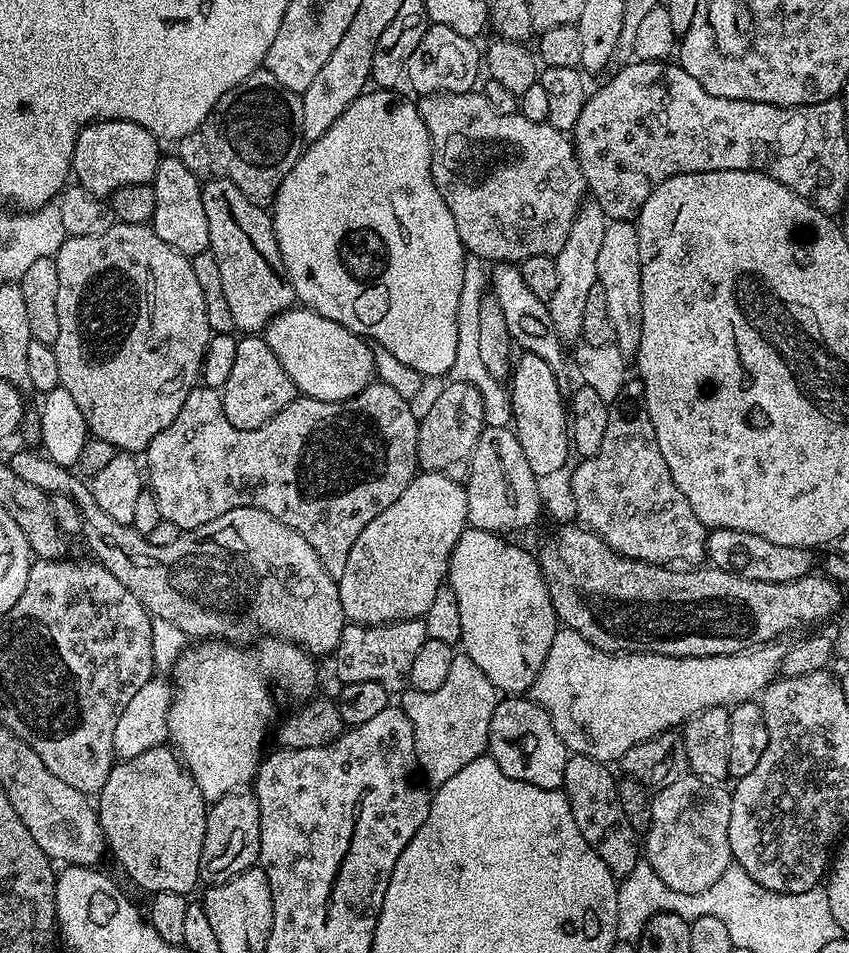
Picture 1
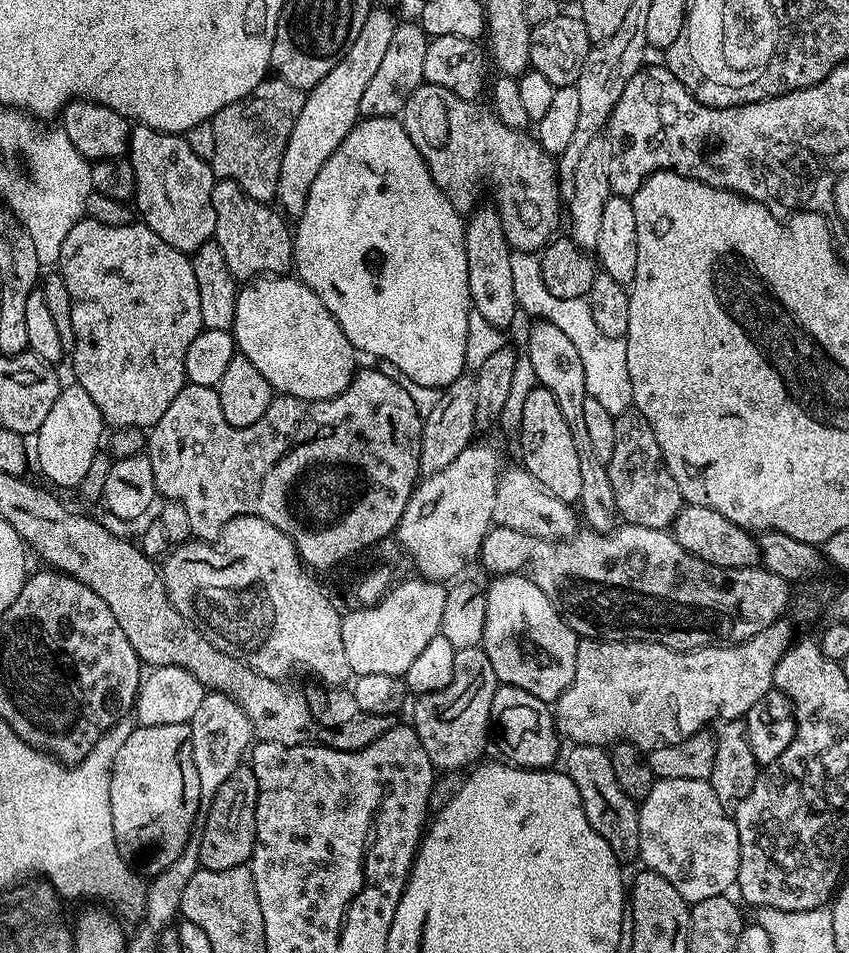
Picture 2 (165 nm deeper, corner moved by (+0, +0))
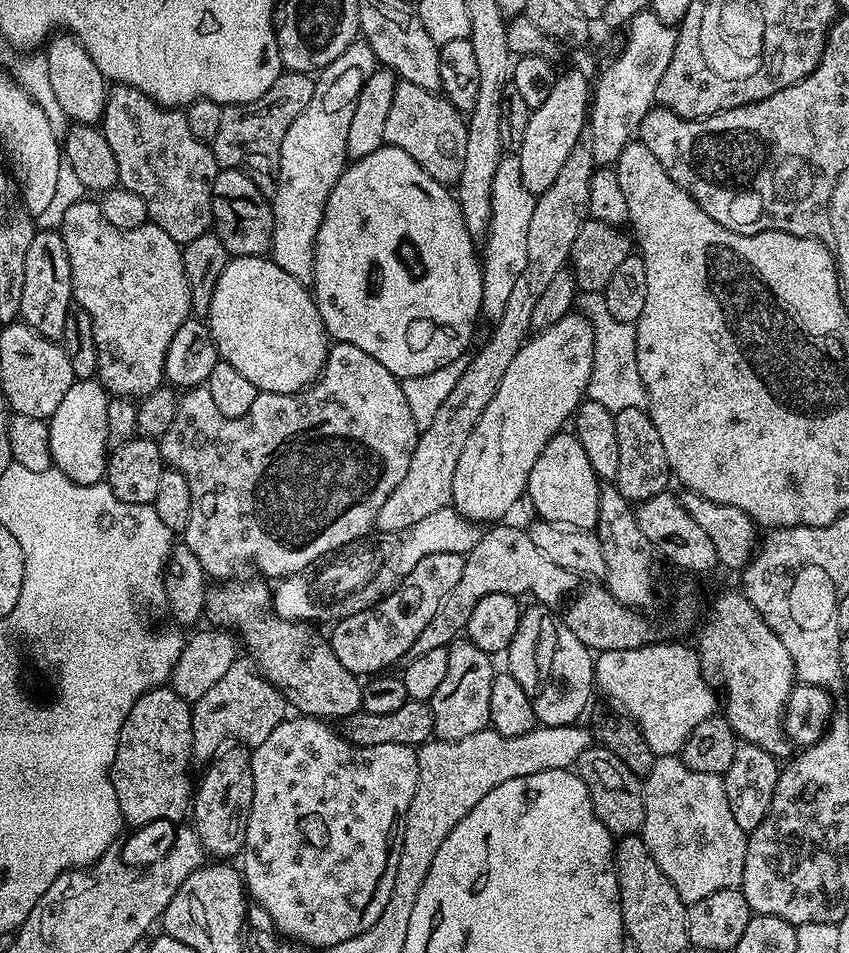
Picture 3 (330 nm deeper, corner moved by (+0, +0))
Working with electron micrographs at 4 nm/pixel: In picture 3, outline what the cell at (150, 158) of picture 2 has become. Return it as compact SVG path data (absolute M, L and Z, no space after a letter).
M113 83L108 89L108 101L104 106L102 131L106 142L110 142L110 151L114 154L114 162L118 162L119 187L126 190L134 190L134 194L138 194L138 198L142 198L142 202L146 202L148 219L151 223L158 225L162 230L166 230L166 234L170 234L170 238L174 238L174 242L181 246L194 242L194 238L198 238L198 234L207 232L213 227L212 187L214 186L214 178L218 171L216 159L214 158L211 147L207 143L199 141L198 138L194 138L193 134L191 134L189 123L183 111L174 108L163 108L161 104L155 104L150 97L142 94L142 90L134 90L125 84Z

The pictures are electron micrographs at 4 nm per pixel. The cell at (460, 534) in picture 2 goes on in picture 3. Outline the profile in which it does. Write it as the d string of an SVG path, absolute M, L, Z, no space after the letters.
M579 314L563 316L549 328L541 328L514 354L514 362L502 374L502 382L498 382L498 390L494 390L494 398L490 398L490 406L482 410L482 418L470 430L470 438L466 438L466 446L458 458L458 467L454 470L454 490L451 507L457 508L467 520L500 522L504 516L525 495L530 478L530 470L534 470L534 462L538 462L538 454L542 454L542 446L550 437L565 427L564 424L573 419L576 408L585 399L590 382L590 374L594 366L594 334L592 325Z

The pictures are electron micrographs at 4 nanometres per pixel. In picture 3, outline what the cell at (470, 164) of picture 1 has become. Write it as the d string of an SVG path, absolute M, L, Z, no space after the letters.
M400 80L390 102L390 114L386 117L384 142L389 148L406 150L430 178L445 186L455 186L462 174L462 162L466 154L468 126L465 117L443 95L422 90L410 82Z

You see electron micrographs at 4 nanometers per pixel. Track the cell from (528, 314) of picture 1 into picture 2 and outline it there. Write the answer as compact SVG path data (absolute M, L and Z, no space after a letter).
M536 322L528 332L528 364L536 375L535 383L554 394L558 406L562 410L562 418L566 418L566 426L570 426L570 434L574 434L574 450L578 450L578 463L582 473L582 494L578 501L578 512L589 529L594 532L610 532L618 524L618 513L614 502L614 486L610 486L608 465L598 462L590 442L582 402L586 402L586 373L582 371L582 358L578 358L578 350L574 342L558 330L558 326L547 322Z

